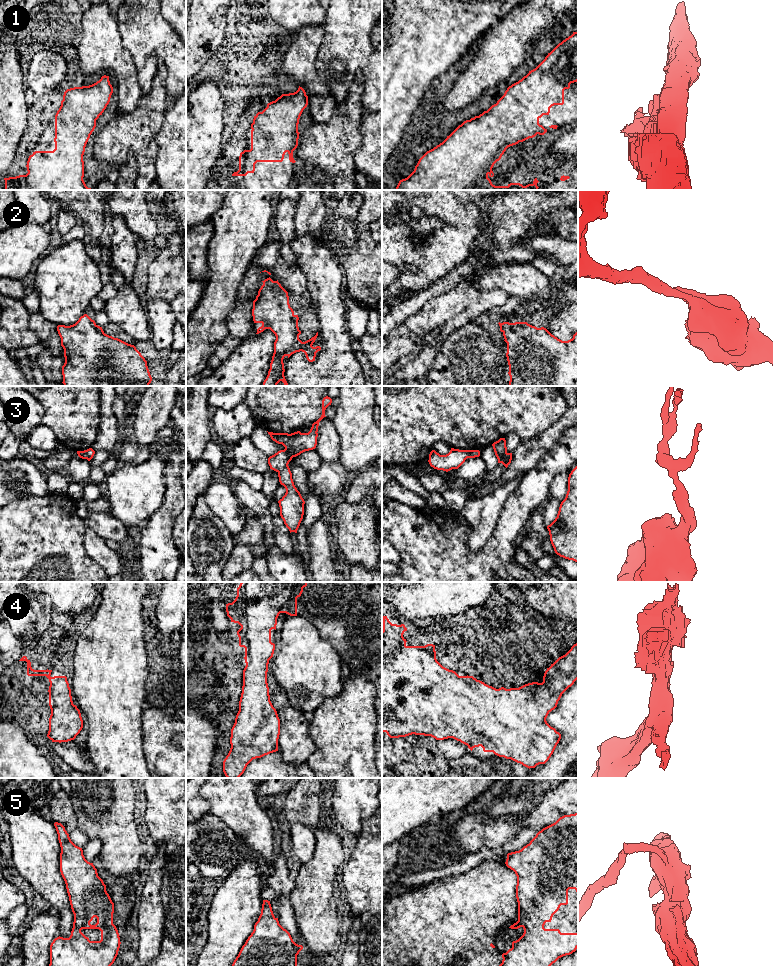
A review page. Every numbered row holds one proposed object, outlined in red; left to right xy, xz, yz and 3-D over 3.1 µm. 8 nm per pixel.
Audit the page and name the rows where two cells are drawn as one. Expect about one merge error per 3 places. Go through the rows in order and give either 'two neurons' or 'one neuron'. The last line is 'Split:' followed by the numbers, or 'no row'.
1: one neuron
2: one neuron
3: two neurons
4: one neuron
5: one neuron
Split: 3

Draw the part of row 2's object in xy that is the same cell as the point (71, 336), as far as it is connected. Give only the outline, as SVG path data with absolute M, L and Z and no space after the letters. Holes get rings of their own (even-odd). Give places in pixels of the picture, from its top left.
M87 314L73 325L58 325L57 331L64 349L64 386L149 386L151 383L147 361L136 347L105 334Z

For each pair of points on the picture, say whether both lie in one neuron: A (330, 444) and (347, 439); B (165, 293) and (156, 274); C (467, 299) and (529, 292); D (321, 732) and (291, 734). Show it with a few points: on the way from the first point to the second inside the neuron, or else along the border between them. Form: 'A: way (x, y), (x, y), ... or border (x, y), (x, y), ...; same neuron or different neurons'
A: border (331, 420), (339, 437), (339, 462); different neurons
B: way (165, 288), (161, 279); same neuron
C: border (485, 290), (500, 288), (510, 296); different neurons
D: border (310, 721), (309, 736), (315, 750), (308, 757); different neurons

